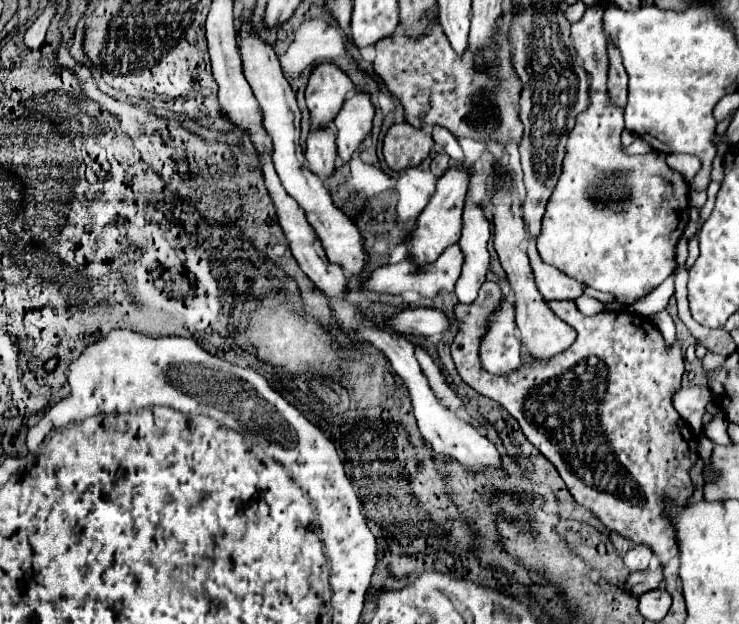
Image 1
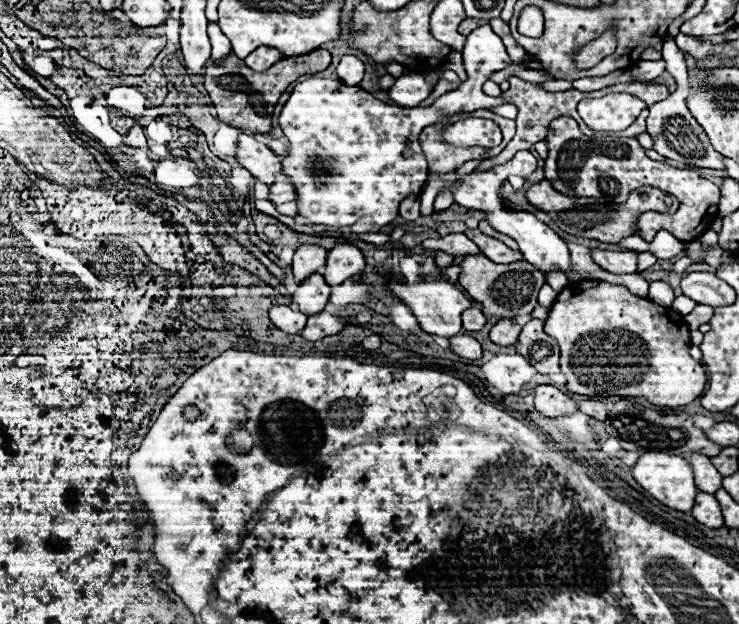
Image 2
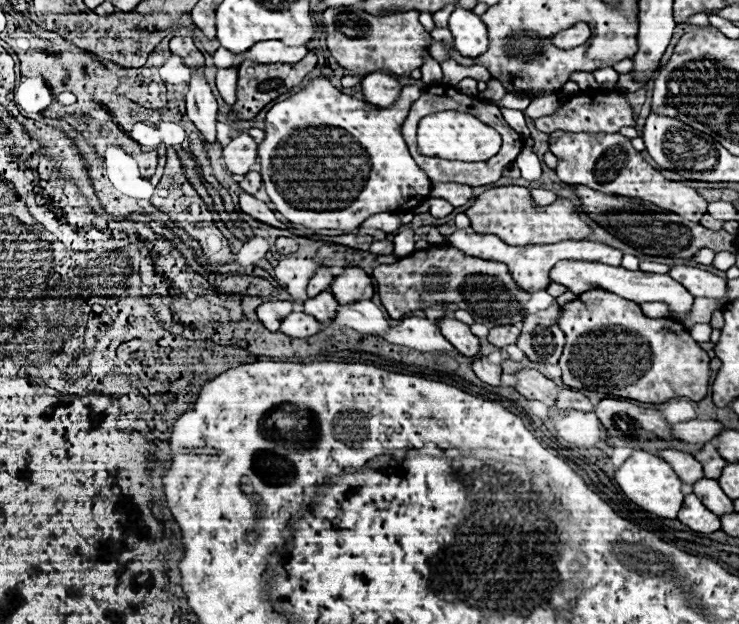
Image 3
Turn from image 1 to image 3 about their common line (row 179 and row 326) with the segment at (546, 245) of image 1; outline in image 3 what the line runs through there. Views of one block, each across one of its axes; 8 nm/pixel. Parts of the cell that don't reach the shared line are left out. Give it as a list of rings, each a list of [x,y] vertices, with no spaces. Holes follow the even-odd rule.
[[[592,290],[564,304],[558,324],[566,334],[566,346],[560,356],[562,380],[570,388],[594,390],[610,396],[630,398],[638,402],[652,402],[652,404],[662,404],[672,398],[690,398],[698,402],[706,396],[710,378],[708,370],[710,356],[692,340],[690,332],[672,318],[648,318],[642,314],[636,302],[614,296],[612,292]]]

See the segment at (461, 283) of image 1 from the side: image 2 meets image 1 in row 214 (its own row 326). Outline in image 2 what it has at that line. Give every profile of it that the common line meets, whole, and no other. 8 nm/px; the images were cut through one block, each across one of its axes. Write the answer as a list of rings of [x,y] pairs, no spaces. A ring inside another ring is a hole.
[[[468,308],[464,314],[462,314],[462,322],[464,322],[464,330],[470,330],[470,332],[478,332],[486,326],[486,316],[482,314],[482,310],[478,308]]]

